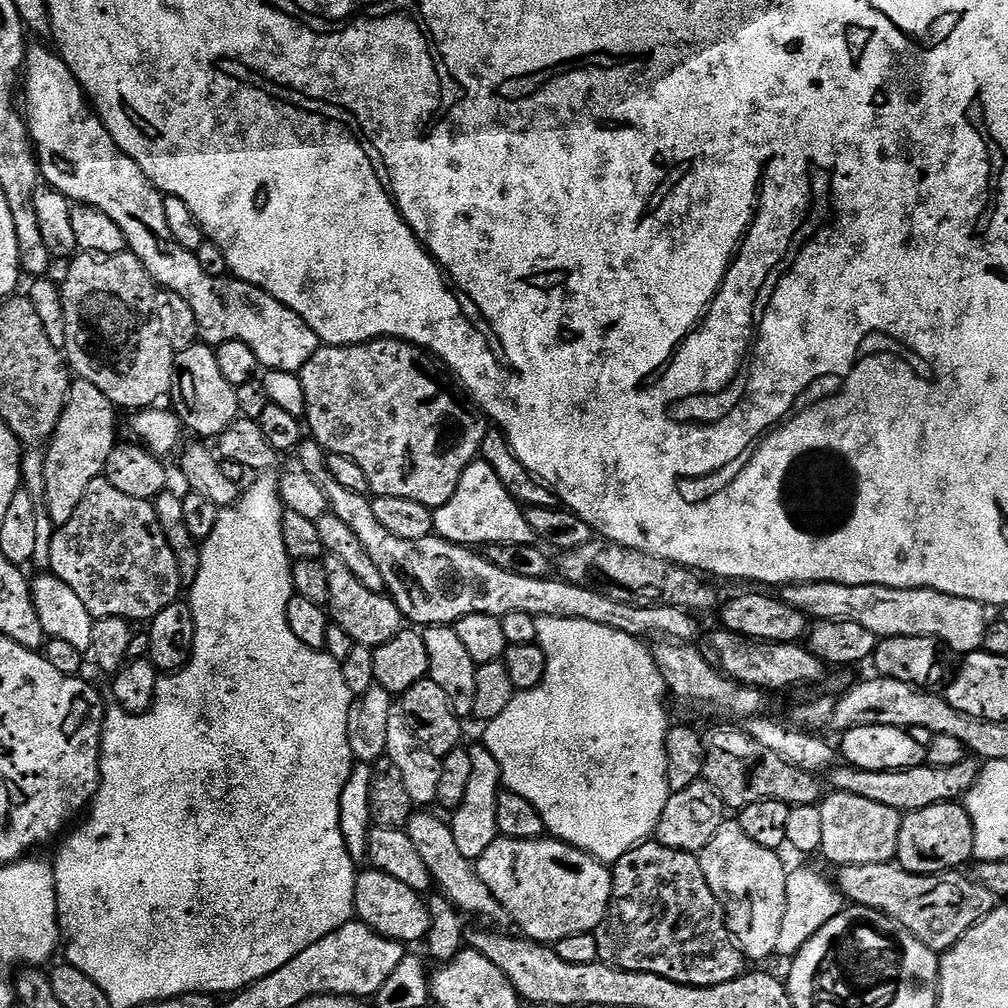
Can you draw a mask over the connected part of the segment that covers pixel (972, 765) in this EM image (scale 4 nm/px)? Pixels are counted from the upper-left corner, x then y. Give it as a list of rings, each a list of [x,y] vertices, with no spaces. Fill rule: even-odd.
[[[969,758],[956,763],[955,766],[930,766],[928,763],[919,764],[906,770],[893,772],[875,772],[862,770],[851,766],[833,767],[832,788],[846,794],[858,794],[858,798],[866,798],[870,802],[882,802],[882,806],[890,806],[895,812],[907,814],[914,810],[926,810],[926,806],[935,804],[950,804],[959,801],[974,786],[982,767],[981,761]]]

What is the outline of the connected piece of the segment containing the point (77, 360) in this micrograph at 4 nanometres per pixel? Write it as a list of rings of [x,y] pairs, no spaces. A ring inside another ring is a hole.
[[[127,250],[118,254],[90,254],[89,252],[80,252],[71,257],[68,266],[68,273],[65,274],[64,280],[62,279],[62,287],[60,289],[62,306],[66,314],[66,342],[62,351],[66,357],[67,367],[79,379],[85,380],[86,382],[94,382],[94,386],[98,386],[98,390],[102,390],[102,394],[106,394],[106,398],[110,398],[110,402],[116,405],[117,409],[124,410],[124,408],[132,408],[131,410],[147,410],[159,405],[161,403],[160,399],[163,396],[165,399],[172,391],[176,353],[172,351],[172,343],[168,341],[168,332],[166,331],[165,325],[163,328],[160,324],[152,324],[156,320],[156,300],[158,304],[158,285],[156,281],[144,269],[142,262],[136,255]]]

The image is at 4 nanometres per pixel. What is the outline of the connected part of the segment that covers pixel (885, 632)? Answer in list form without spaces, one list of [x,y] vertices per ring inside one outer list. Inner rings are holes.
[[[819,580],[783,585],[778,595],[812,622],[858,622],[858,626],[872,631],[877,638],[934,638],[941,645],[949,644],[959,654],[981,651],[990,623],[989,609],[985,605],[929,588],[891,588],[877,584],[839,584]]]

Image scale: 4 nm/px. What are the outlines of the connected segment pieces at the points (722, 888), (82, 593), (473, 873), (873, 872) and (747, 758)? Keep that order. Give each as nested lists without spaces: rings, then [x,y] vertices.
[[[725,822],[718,826],[718,834],[710,838],[710,842],[698,854],[702,874],[706,874],[706,882],[710,890],[714,890],[714,898],[724,911],[724,923],[728,926],[728,932],[736,941],[736,947],[744,954],[745,961],[768,960],[777,955],[778,933],[782,931],[782,917],[786,914],[786,882],[788,881],[789,869],[784,868],[780,861],[779,851],[758,846],[750,837],[742,831],[738,822]]]
[[[103,478],[90,482],[90,486],[82,498],[82,503],[79,504],[78,510],[74,510],[74,518],[70,518],[70,522],[59,525],[53,531],[48,568],[51,575],[56,576],[62,582],[66,582],[66,586],[70,586],[70,590],[74,590],[74,594],[78,594],[80,601],[86,605],[86,610],[90,610],[93,620],[122,618],[129,622],[137,622],[136,620],[150,622],[159,612],[166,610],[166,606],[177,603],[181,599],[180,595],[182,595],[178,562],[174,562],[174,550],[170,550],[170,542],[166,542],[166,534],[162,534],[162,526],[158,522],[155,503],[142,498],[130,498],[128,495],[122,494],[122,490],[114,490],[114,486],[110,486],[110,482]]]
[[[416,814],[409,820],[406,831],[410,842],[414,842],[414,850],[422,854],[422,862],[426,862],[426,870],[430,870],[435,887],[461,913],[481,916],[484,920],[496,920],[505,915],[504,907],[494,898],[494,894],[490,894],[490,886],[482,882],[475,863],[462,858],[454,842],[451,823],[444,821],[443,824],[436,816]]]
[[[893,862],[890,864],[843,865],[834,883],[845,901],[861,908],[878,910],[898,922],[918,942],[937,954],[953,948],[994,907],[994,897],[986,885],[960,870],[942,872],[939,876],[910,874]]]
[[[739,727],[720,728],[704,736],[706,762],[703,783],[708,784],[720,795],[725,809],[739,810],[754,802],[777,800],[791,807],[819,805],[822,800],[820,784],[813,773],[784,760],[773,750],[766,750],[760,739],[748,737]]]

